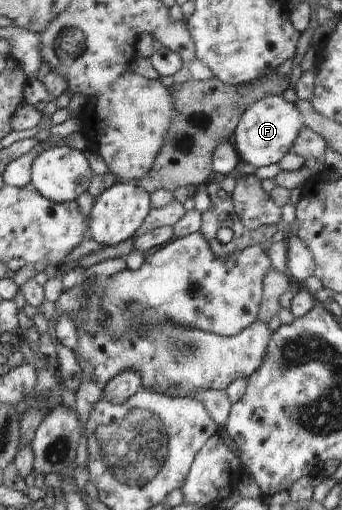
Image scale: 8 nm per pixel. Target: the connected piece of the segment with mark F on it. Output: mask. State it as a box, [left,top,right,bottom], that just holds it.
[230,95,303,168]

